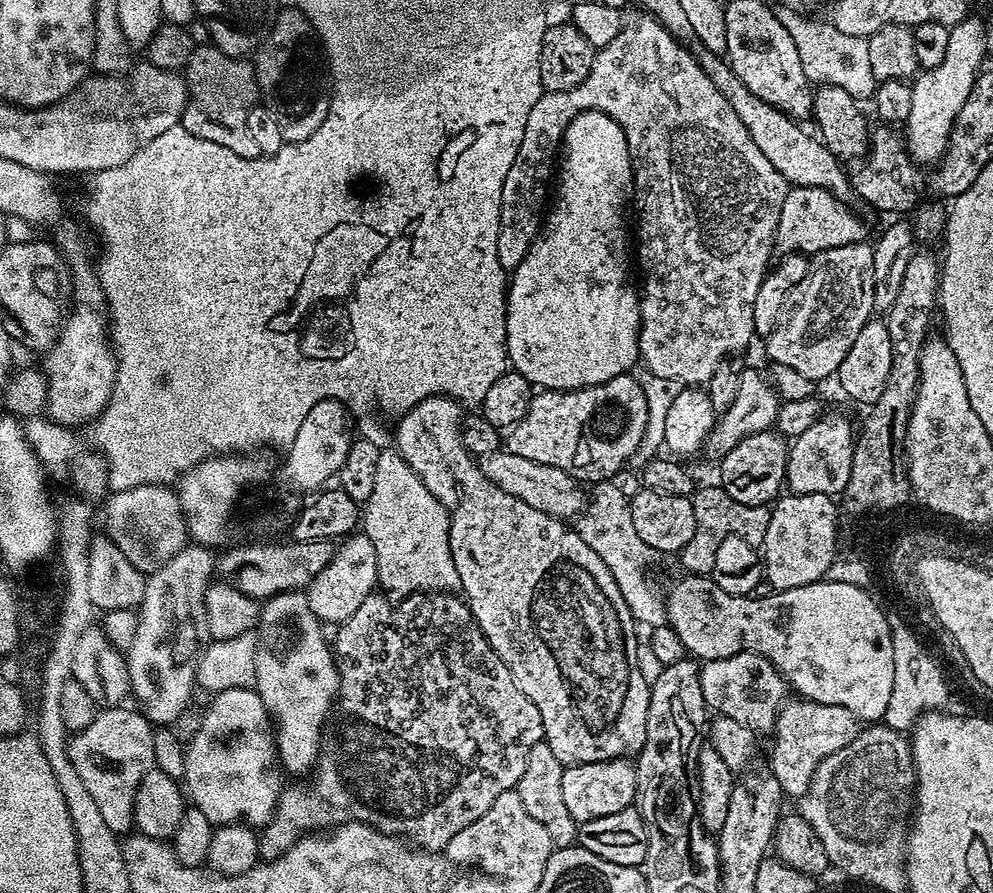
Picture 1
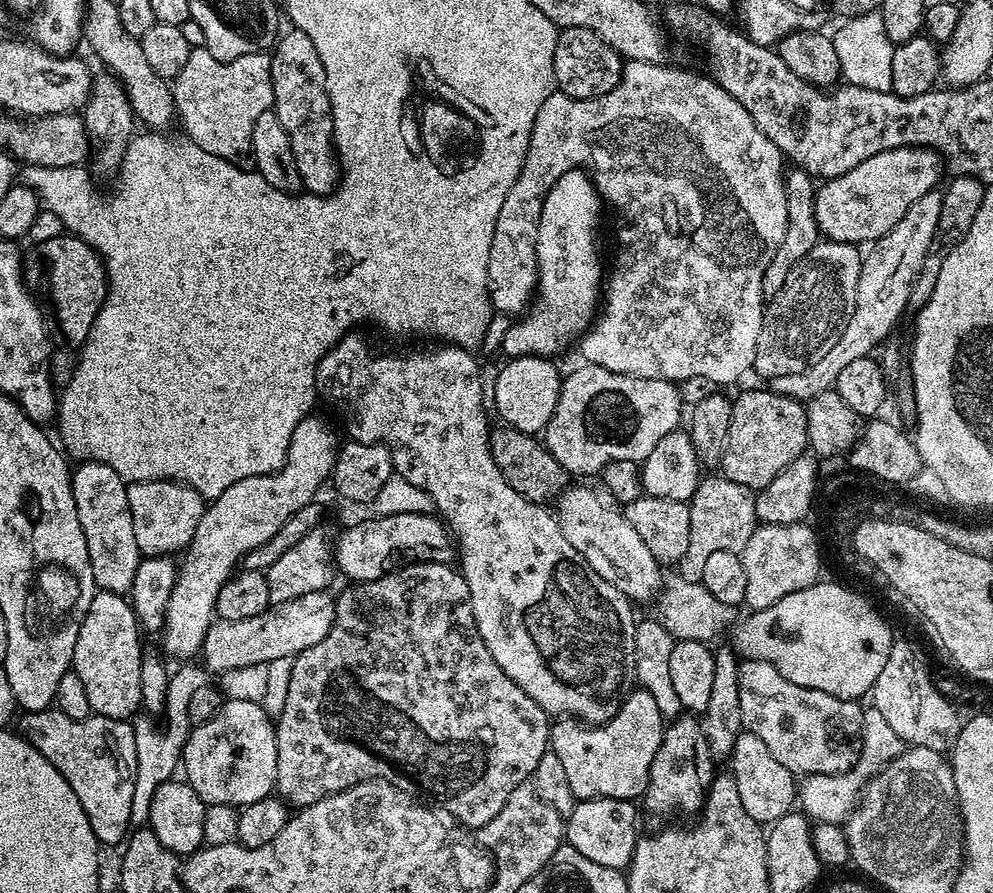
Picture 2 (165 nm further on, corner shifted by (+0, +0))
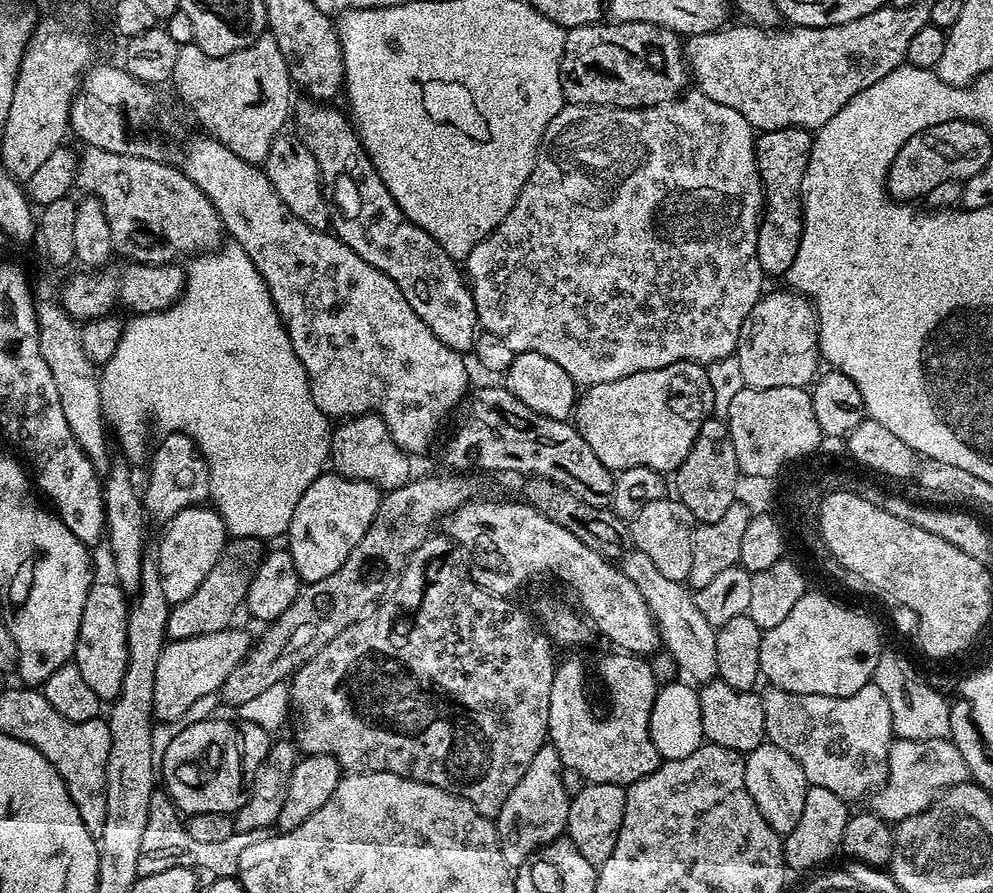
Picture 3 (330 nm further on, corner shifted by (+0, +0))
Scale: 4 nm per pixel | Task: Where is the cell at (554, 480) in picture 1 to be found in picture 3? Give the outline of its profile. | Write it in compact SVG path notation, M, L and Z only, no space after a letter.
M635 550L623 553L622 570L630 582L638 588L638 594L646 598L646 606L656 620L656 628L660 631L660 642L663 651L672 656L677 673L685 681L699 686L717 679L718 650L716 646L716 629L706 618L702 618L702 610L698 610L696 597L681 581L665 578L654 567L654 562L646 558L646 554Z

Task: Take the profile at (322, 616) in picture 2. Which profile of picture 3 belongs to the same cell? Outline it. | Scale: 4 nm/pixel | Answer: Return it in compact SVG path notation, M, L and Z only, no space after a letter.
M237 626L223 628L214 634L202 634L185 640L168 640L158 658L158 670L154 670L154 706L155 719L180 720L198 699L212 693L219 693L226 674L242 662L248 652L250 639Z

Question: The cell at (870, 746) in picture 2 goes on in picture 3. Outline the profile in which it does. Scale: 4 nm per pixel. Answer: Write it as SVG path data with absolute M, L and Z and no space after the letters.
M893 739L888 755L888 776L883 784L871 793L870 810L889 822L899 822L926 810L945 788L963 784L970 773L958 746L951 739L929 740Z

